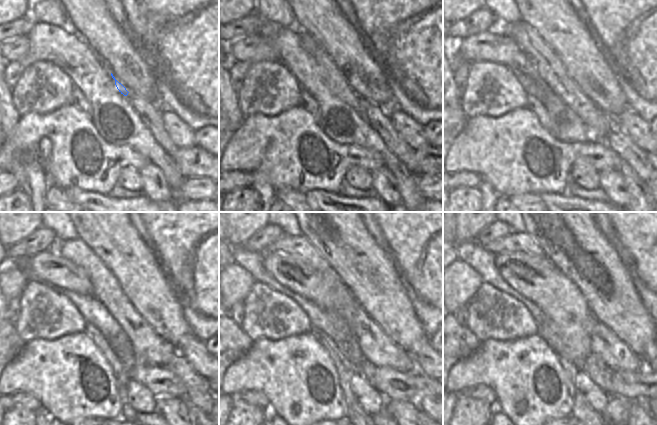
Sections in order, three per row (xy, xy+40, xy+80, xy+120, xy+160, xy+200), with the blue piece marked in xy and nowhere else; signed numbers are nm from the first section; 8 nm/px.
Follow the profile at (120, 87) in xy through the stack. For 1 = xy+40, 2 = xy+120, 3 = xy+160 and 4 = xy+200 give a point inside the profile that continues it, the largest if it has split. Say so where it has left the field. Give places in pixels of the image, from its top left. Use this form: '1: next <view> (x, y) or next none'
1: next xy+40 (331, 74)
2: next xy+120 (151, 348)
3: next xy+160 (376, 347)
4: next xy+200 (606, 344)

